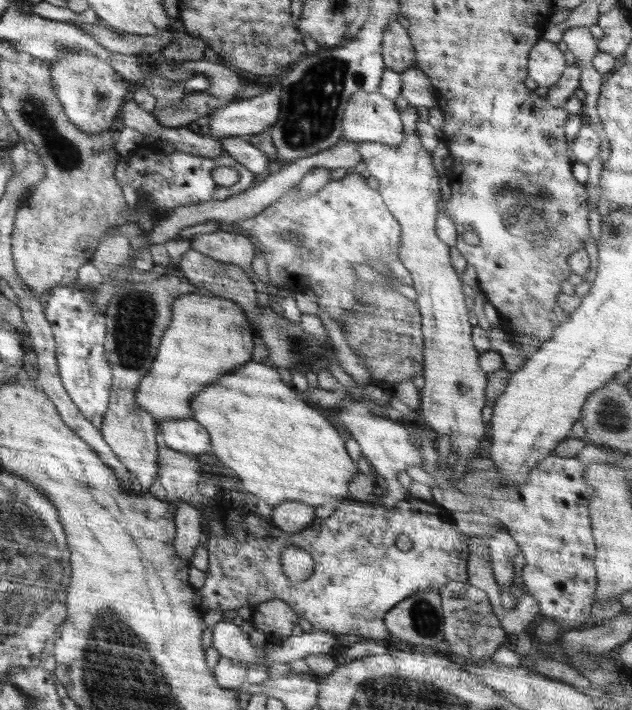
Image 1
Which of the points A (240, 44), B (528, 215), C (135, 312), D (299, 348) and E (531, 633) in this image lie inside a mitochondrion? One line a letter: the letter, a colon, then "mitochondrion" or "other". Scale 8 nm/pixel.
A: other
B: mitochondrion
C: mitochondrion
D: mitochondrion
E: other

